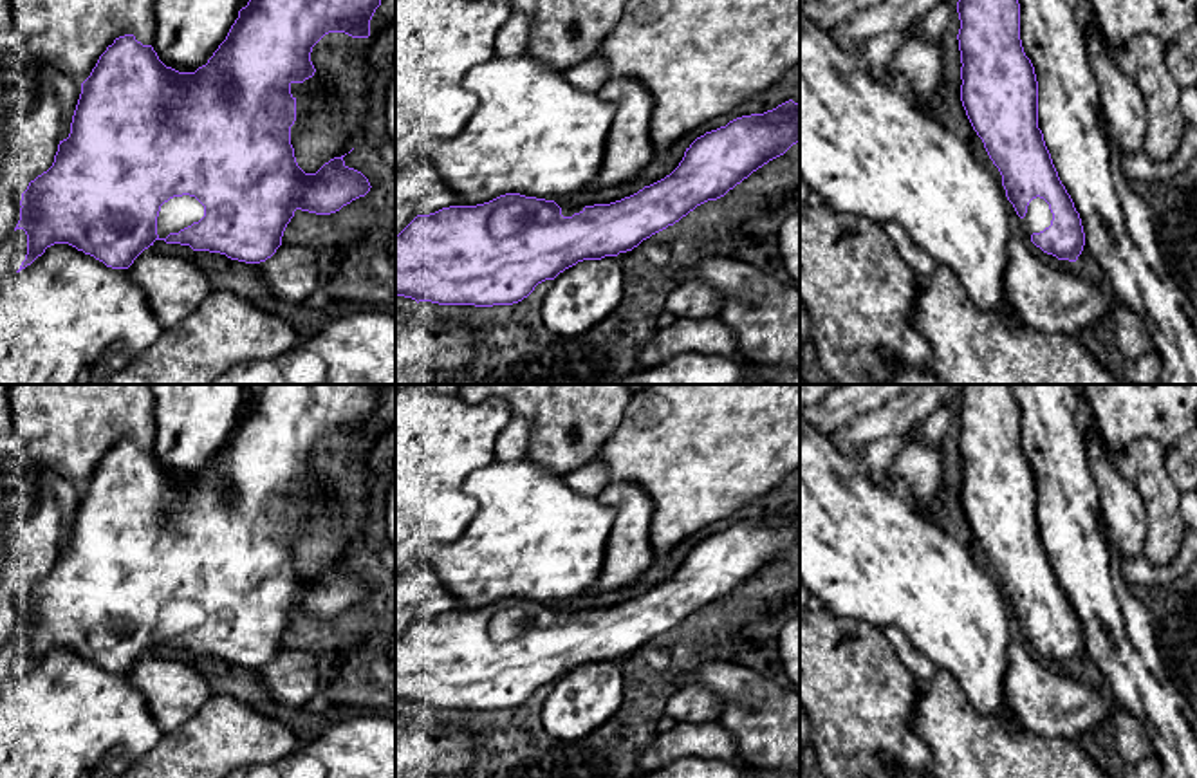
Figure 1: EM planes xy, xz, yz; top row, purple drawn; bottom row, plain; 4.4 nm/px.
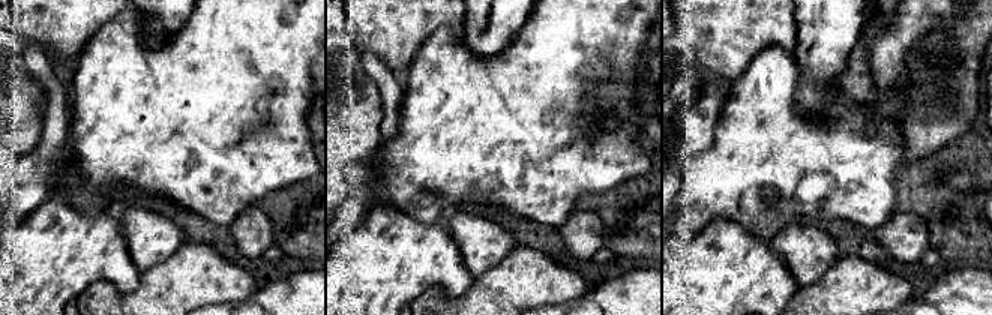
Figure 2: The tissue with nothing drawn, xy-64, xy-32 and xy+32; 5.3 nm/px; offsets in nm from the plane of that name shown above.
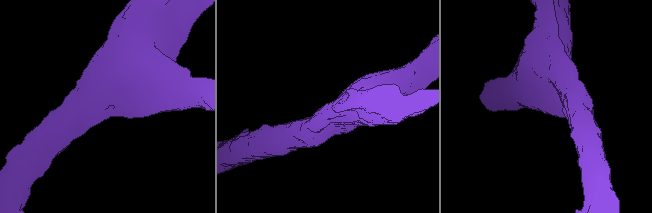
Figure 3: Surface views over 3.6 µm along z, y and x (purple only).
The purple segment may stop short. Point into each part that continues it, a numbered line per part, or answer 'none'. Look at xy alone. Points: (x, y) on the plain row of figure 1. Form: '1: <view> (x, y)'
1: xy (179, 616)

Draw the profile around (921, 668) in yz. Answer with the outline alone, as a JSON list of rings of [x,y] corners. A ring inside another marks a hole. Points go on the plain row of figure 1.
[[[879,628],[879,630],[894,646],[899,661],[914,673],[915,679],[930,681],[935,675],[937,668],[910,644],[910,641],[899,628]]]

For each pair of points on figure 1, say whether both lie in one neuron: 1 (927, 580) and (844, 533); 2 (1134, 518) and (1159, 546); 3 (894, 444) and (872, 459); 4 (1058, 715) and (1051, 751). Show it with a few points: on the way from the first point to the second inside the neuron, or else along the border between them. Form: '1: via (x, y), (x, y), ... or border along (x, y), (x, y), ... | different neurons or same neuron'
1: via (907, 573), (863, 551) | same neuron
2: border along (1138, 491), (1147, 518), (1145, 553) | different neurons
3: via (889, 448), (878, 457) | same neuron
4: border along (1026, 728), (1046, 737), (1067, 737), (1076, 742) | different neurons

